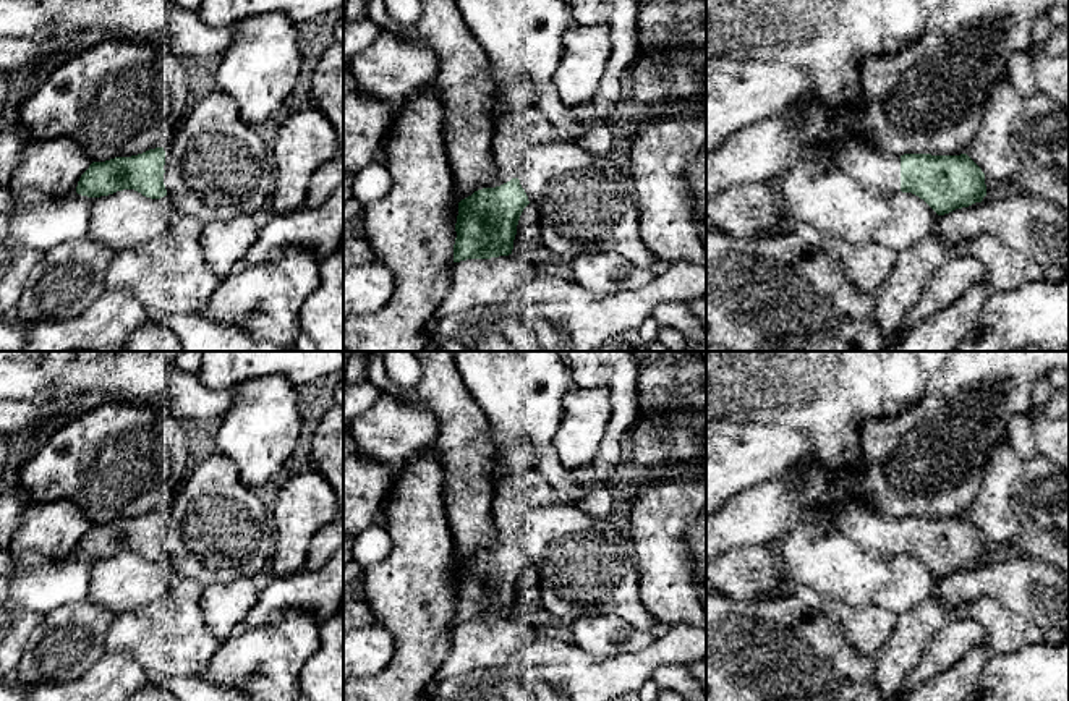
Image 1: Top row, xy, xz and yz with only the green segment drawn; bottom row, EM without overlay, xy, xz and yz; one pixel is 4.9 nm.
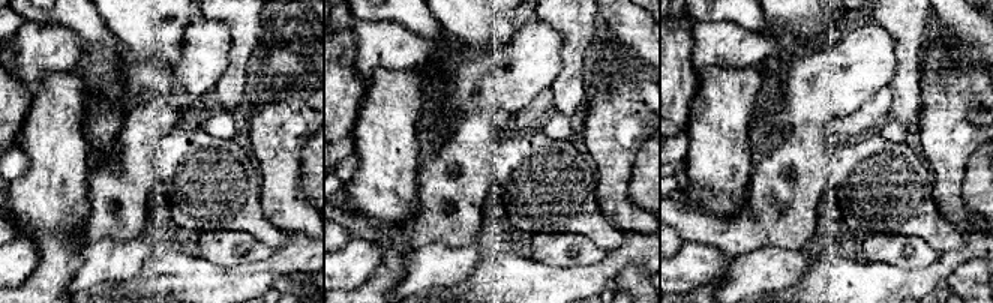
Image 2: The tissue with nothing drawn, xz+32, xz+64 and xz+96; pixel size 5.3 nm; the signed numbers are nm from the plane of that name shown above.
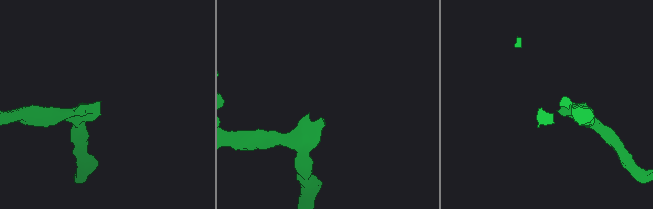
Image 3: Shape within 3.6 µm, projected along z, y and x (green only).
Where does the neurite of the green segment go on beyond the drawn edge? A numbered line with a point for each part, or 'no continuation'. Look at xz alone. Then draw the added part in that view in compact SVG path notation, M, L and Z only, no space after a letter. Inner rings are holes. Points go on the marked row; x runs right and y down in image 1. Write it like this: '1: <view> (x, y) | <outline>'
1: xz (515, 133) | M538 107L510 112L496 121L492 136L492 155L496 162L496 181L491 188L518 178L530 149L557 141L556 128Z

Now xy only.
no continuation

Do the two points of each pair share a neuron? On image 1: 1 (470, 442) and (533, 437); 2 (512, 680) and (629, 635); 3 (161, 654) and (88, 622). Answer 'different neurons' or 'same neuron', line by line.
1: different neurons
2: different neurons
3: different neurons

